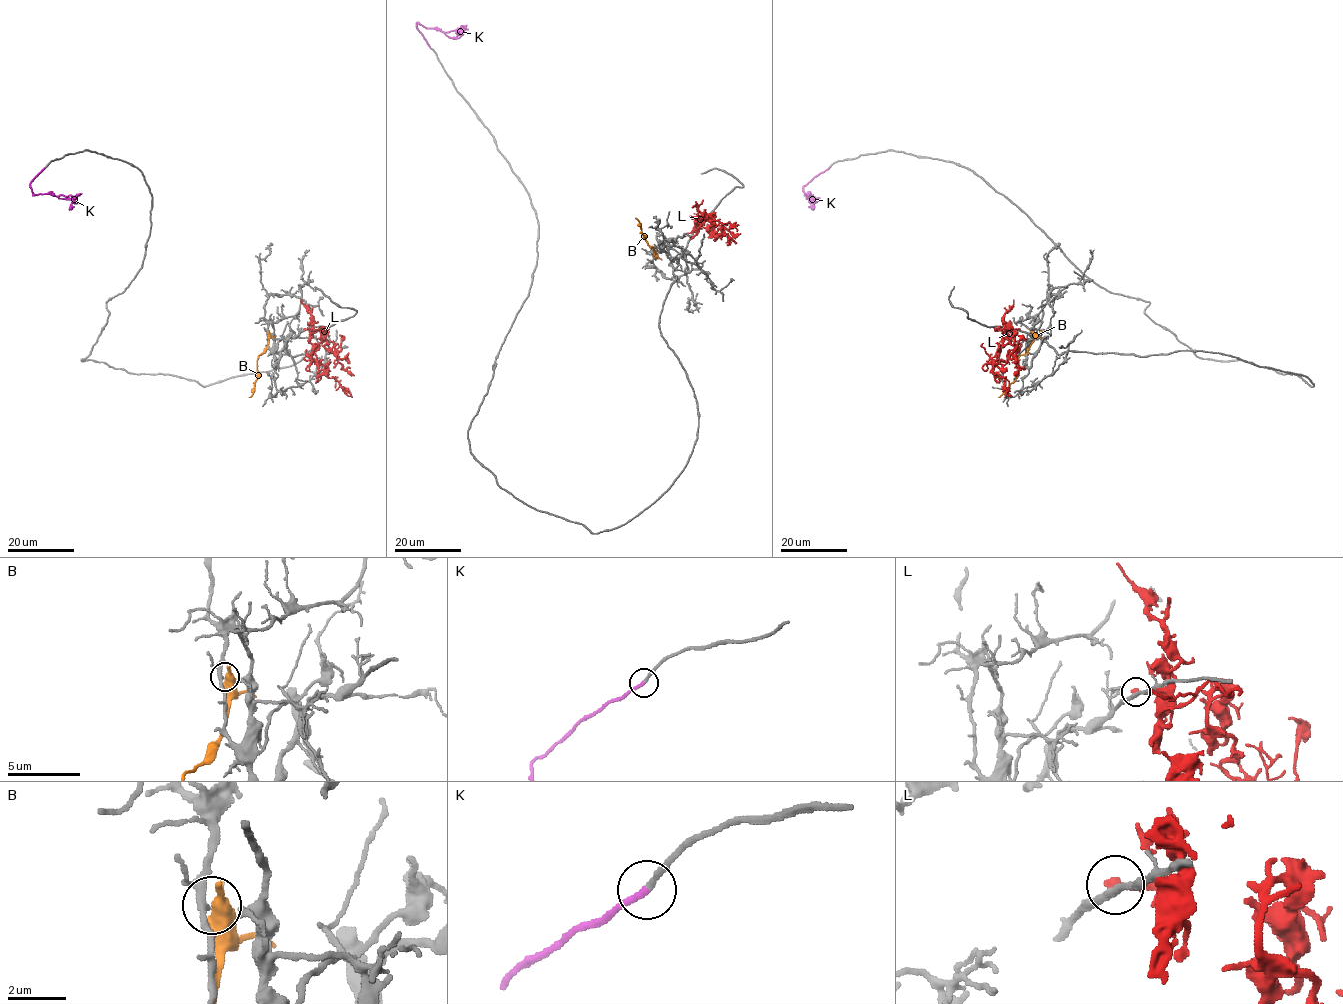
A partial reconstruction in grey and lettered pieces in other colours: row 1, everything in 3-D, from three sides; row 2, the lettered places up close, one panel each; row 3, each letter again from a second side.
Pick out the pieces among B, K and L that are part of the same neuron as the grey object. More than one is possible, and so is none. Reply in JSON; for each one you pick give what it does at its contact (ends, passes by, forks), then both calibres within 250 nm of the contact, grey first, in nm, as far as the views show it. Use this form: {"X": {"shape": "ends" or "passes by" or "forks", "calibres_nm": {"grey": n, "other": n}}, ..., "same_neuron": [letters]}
{"K": {"shape": "ends", "calibres_nm": {"grey": 200, "other": 240}}, "same_neuron": ["K"]}

